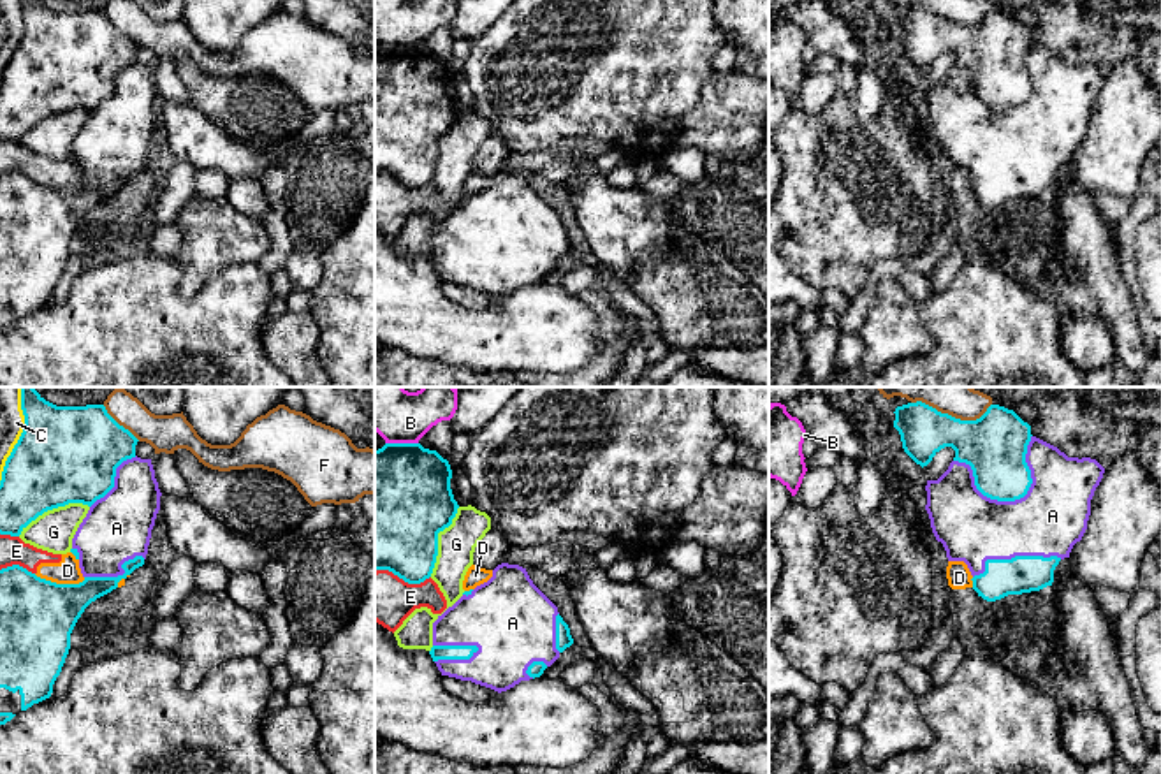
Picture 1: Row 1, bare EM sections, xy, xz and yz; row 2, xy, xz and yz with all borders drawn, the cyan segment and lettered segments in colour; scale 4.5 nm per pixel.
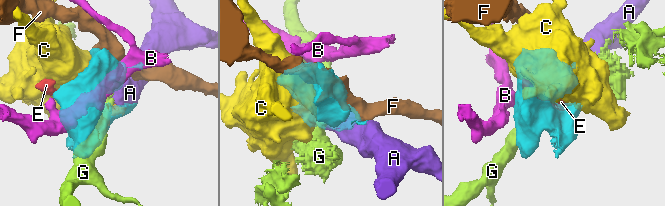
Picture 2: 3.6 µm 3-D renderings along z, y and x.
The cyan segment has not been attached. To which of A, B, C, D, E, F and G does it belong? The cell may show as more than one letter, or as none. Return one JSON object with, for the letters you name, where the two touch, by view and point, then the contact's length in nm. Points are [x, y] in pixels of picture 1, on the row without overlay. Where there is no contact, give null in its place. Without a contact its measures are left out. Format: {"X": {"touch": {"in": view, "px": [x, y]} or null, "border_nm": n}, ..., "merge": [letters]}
{"A": {"touch": {"in": "yz", "px": [989, 102]}, "border_nm": 380}, "merge": ["A"]}

